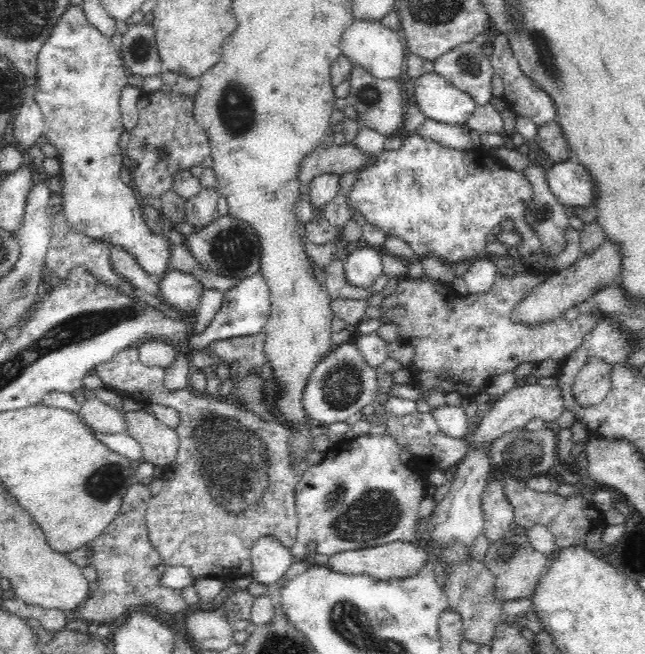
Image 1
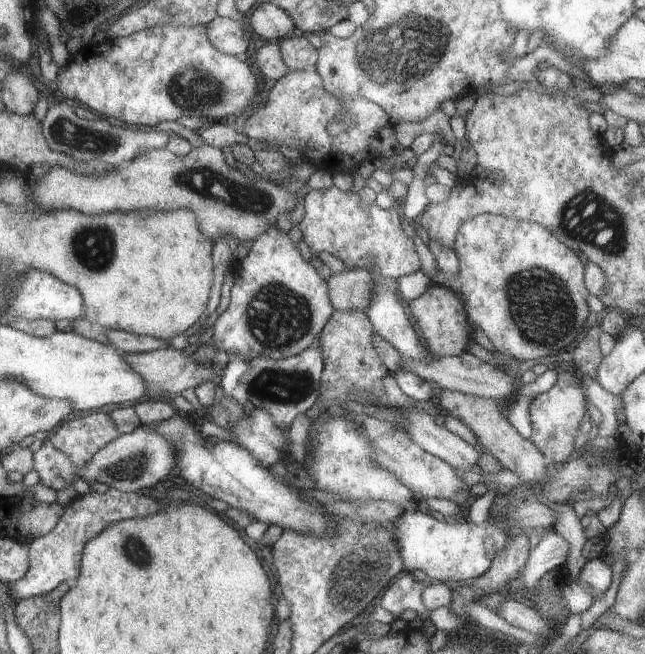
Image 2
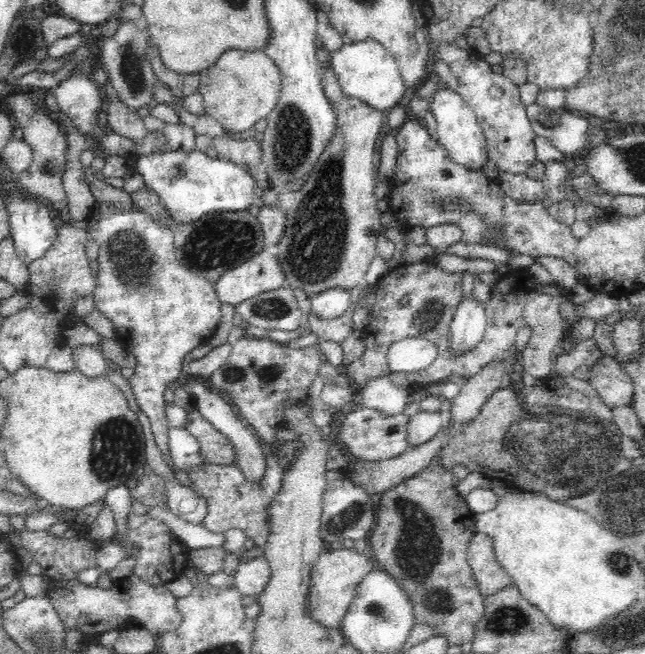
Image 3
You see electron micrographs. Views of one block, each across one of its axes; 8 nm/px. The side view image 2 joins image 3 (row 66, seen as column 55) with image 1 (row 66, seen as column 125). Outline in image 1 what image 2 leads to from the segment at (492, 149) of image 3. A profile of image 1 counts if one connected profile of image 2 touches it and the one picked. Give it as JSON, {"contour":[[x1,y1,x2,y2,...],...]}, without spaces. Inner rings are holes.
{"contour":[[474,41,458,45,442,54,438,60,434,60,434,71,446,78,452,86,469,94,477,105,484,106,494,97,491,60,482,53,481,45]]}

